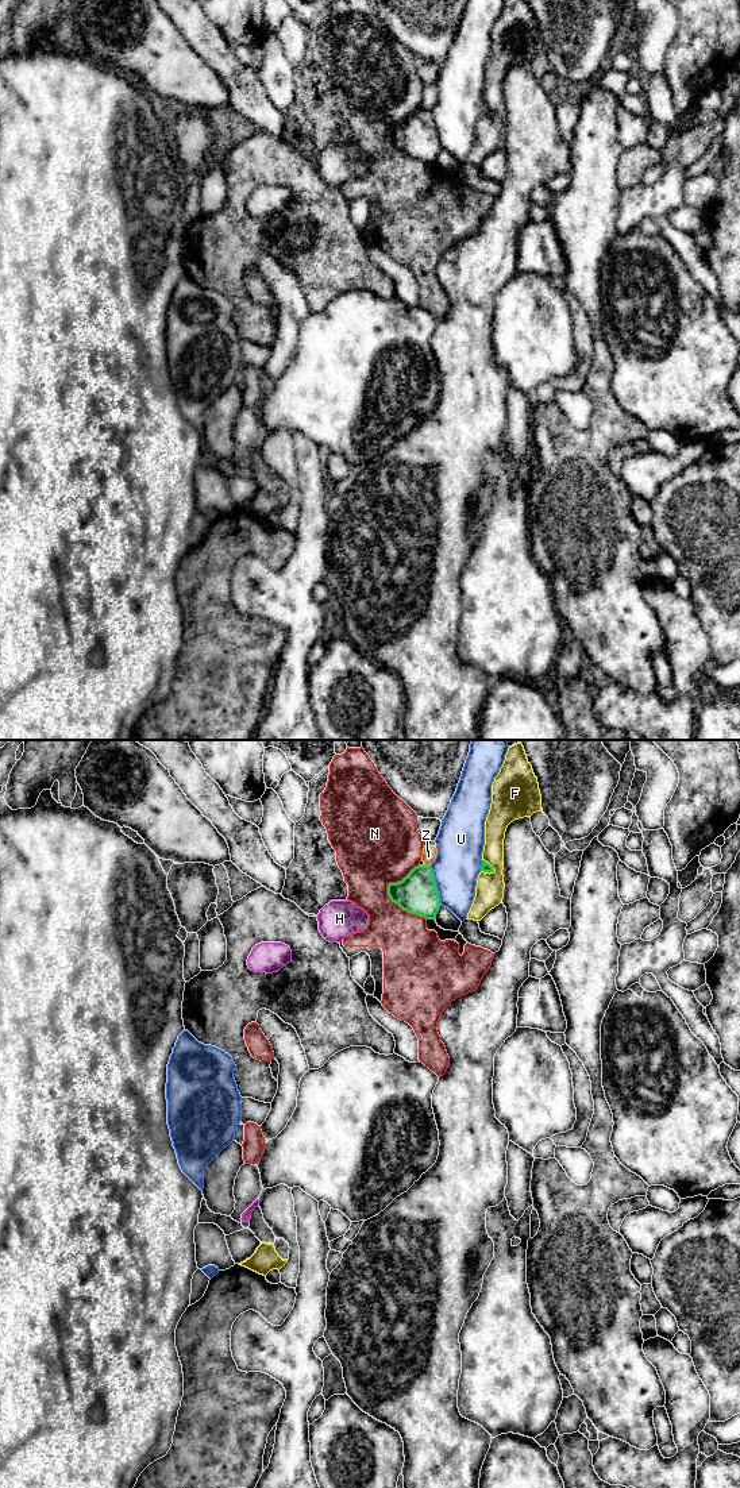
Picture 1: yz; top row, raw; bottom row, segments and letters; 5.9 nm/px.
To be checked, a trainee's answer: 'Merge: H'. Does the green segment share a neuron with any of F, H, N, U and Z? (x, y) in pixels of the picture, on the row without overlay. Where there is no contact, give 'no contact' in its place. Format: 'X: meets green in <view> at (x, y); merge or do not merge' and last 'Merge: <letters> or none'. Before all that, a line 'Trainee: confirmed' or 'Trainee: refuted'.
Trainee: confirmed
F: meets green in yz at (490, 110); do not merge
H: meets green in yz at (366, 168); merge
N: meets green in yz at (388, 138); do not merge
U: meets green in yz at (435, 130); do not merge
Z: meets green in yz at (427, 110); do not merge
Merge: H

